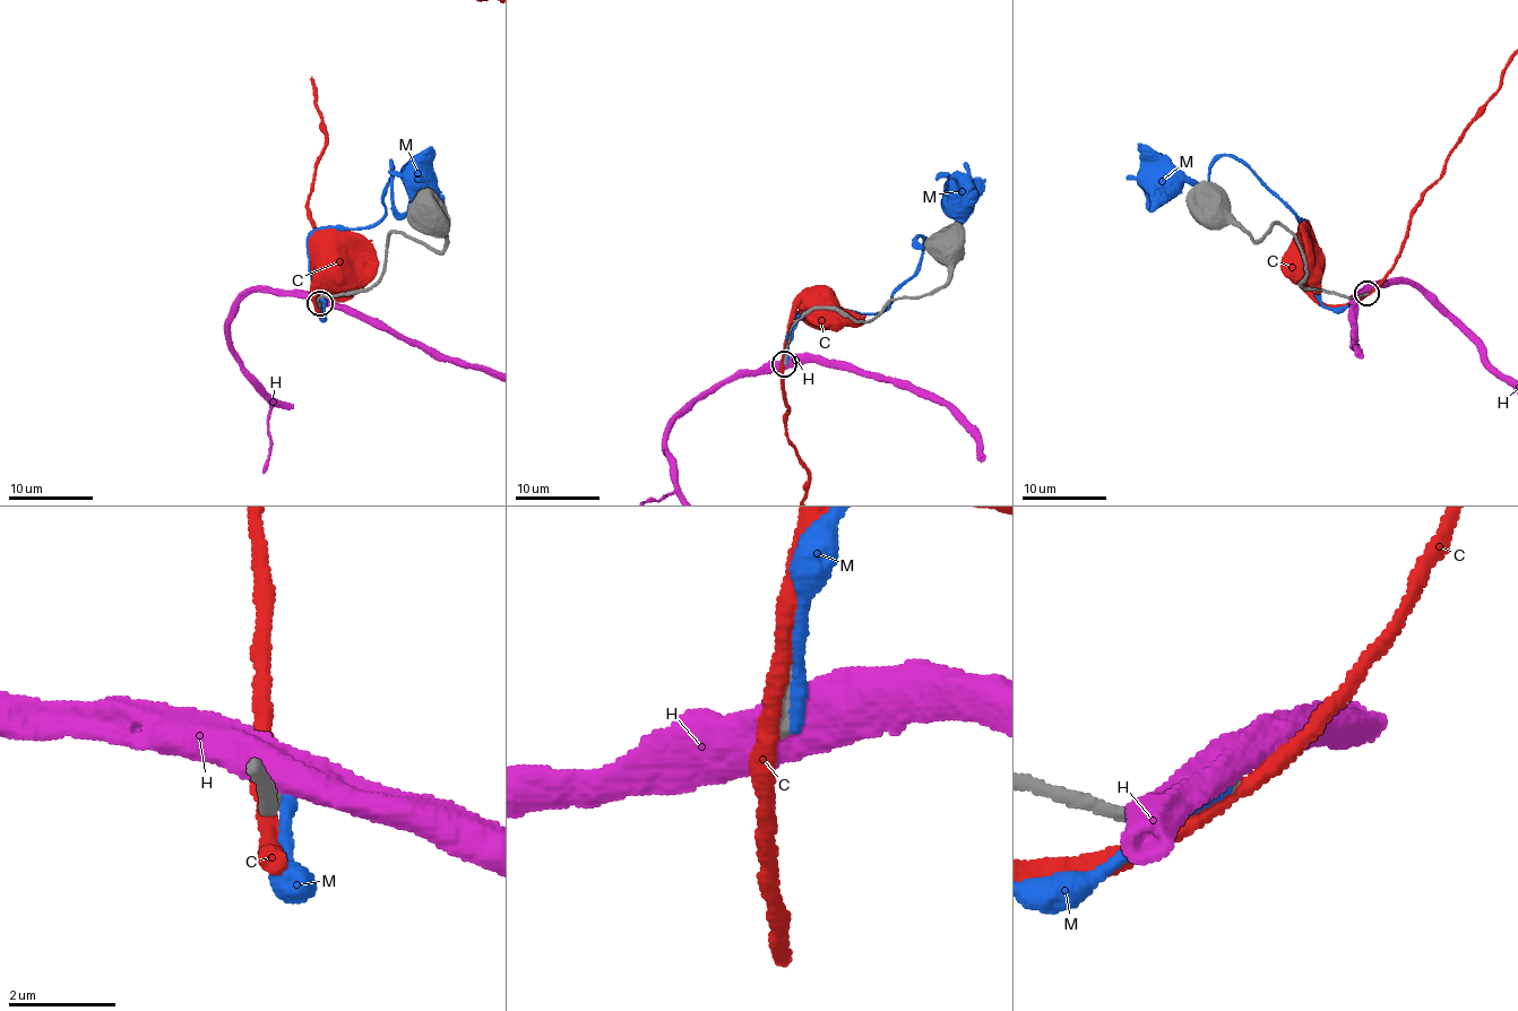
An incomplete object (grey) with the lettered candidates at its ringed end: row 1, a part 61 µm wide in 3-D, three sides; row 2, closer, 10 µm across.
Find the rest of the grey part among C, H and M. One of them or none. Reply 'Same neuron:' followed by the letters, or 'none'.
Same neuron: none

